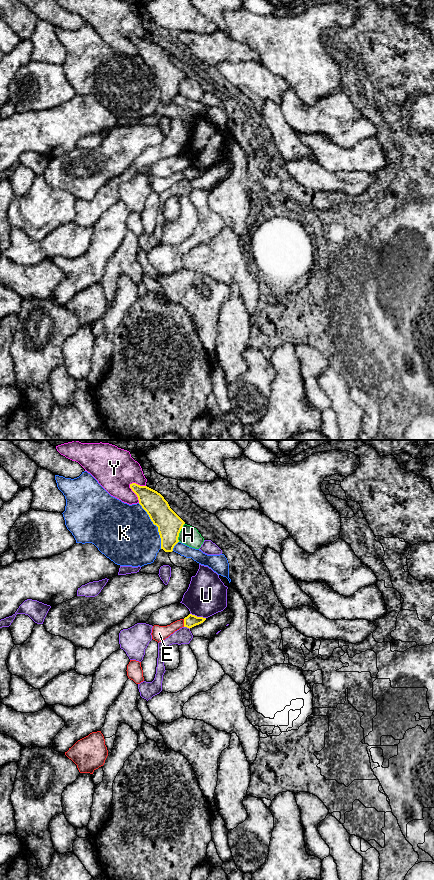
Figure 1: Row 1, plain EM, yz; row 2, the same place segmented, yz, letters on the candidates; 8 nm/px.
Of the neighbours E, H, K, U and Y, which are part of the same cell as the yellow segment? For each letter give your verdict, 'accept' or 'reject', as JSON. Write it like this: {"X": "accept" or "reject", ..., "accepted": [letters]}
{"E": "reject", "H": "reject", "K": "reject", "U": "reject", "Y": "reject", "accepted": []}

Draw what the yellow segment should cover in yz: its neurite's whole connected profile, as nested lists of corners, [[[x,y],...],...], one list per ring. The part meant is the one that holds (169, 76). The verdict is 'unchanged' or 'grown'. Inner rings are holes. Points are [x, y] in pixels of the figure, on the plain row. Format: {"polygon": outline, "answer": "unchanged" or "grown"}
{"polygon": [[[136,35],[130,40],[137,47],[139,56],[147,64],[151,73],[158,79],[161,101],[172,104],[179,94],[179,85],[185,74],[170,60],[168,54],[157,43]]], "answer": "unchanged"}

